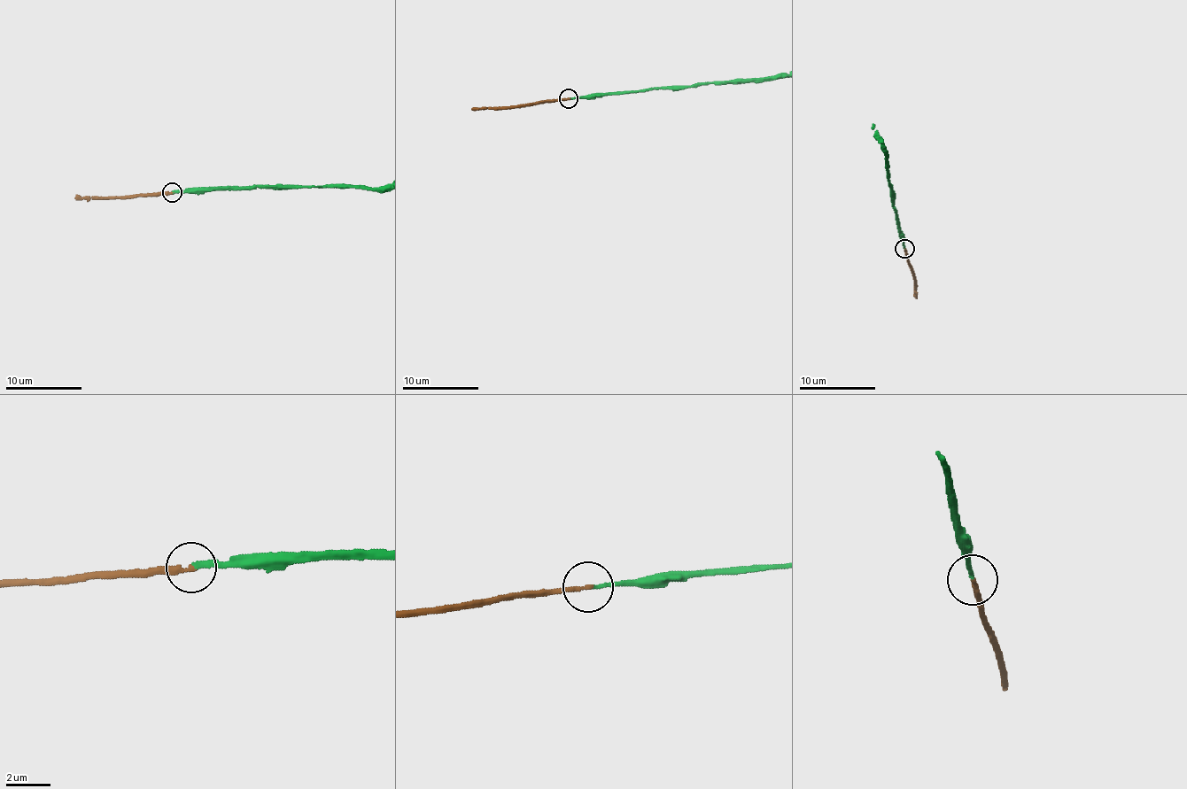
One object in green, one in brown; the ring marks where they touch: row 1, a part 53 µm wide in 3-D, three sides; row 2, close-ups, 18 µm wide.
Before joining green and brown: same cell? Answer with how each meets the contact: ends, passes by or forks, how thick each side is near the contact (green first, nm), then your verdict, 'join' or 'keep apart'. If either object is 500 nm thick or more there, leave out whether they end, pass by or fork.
green ends; brown ends; calibres 180 and 220 nm; join

